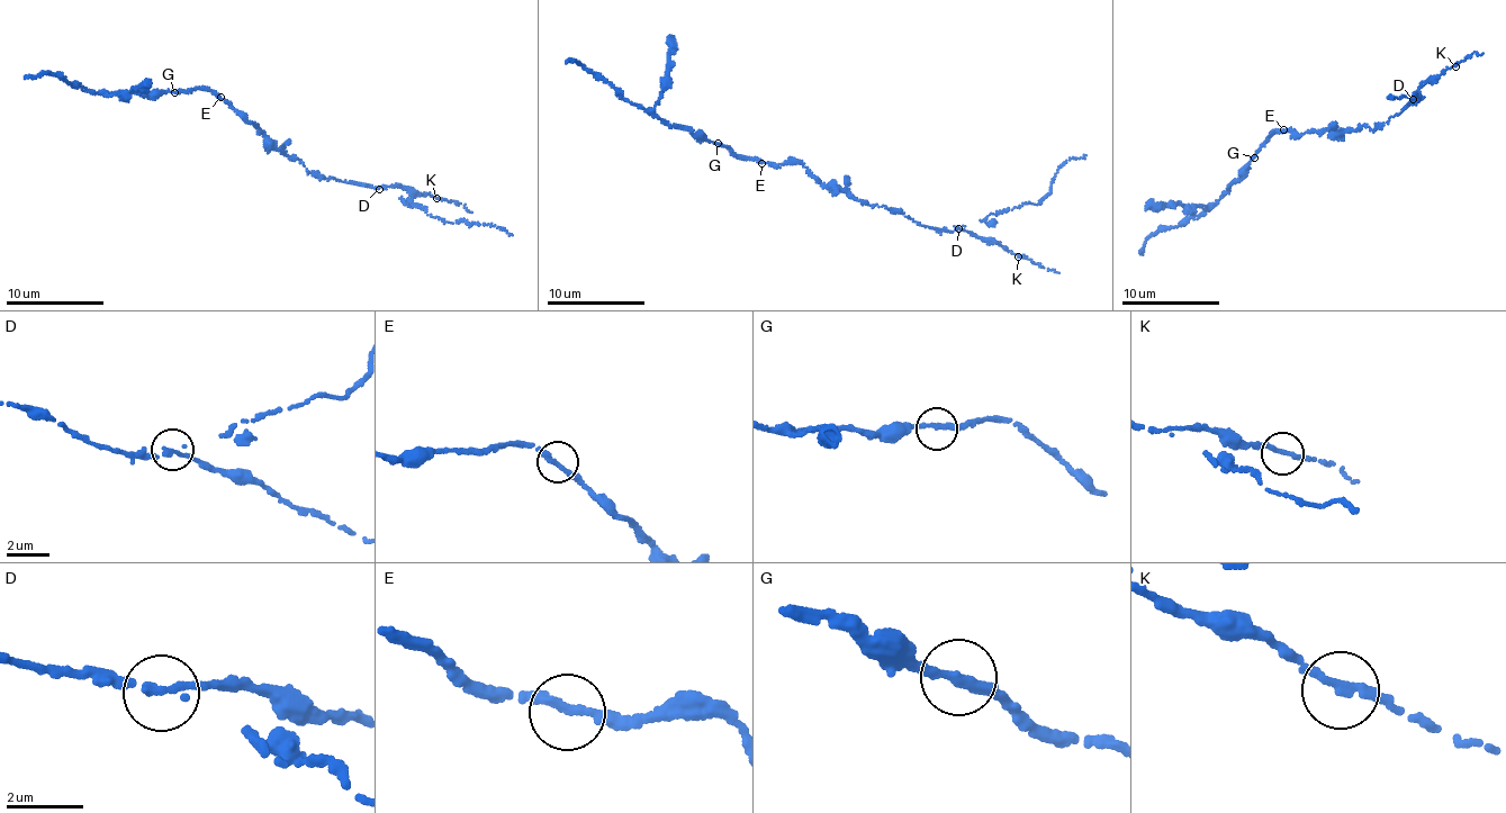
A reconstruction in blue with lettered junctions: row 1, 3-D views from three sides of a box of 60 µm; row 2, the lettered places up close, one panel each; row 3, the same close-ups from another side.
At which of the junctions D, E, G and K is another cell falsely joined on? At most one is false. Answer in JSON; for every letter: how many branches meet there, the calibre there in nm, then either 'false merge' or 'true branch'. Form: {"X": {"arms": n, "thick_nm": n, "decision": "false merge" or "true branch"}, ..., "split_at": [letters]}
{"D": {"arms": 2, "thick_nm": 220, "decision": "false merge"}, "E": {"arms": 2, "thick_nm": 240, "decision": "true branch"}, "G": {"arms": 2, "thick_nm": 240, "decision": "true branch"}, "K": {"arms": 2, "thick_nm": 220, "decision": "true branch"}, "split_at": ["D"]}

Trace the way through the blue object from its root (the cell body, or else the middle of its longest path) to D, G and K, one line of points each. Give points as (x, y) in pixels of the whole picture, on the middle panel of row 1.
D: (821, 183), (871, 205), (901, 211), (922, 225), (953, 232), (958, 227)
G: (821, 183), (801, 164), (776, 164), (735, 156), (729, 148), (718, 143)
K: (821, 183), (871, 205), (901, 211), (922, 225), (953, 232), (964, 229), (973, 235), (995, 240), (1018, 256)

